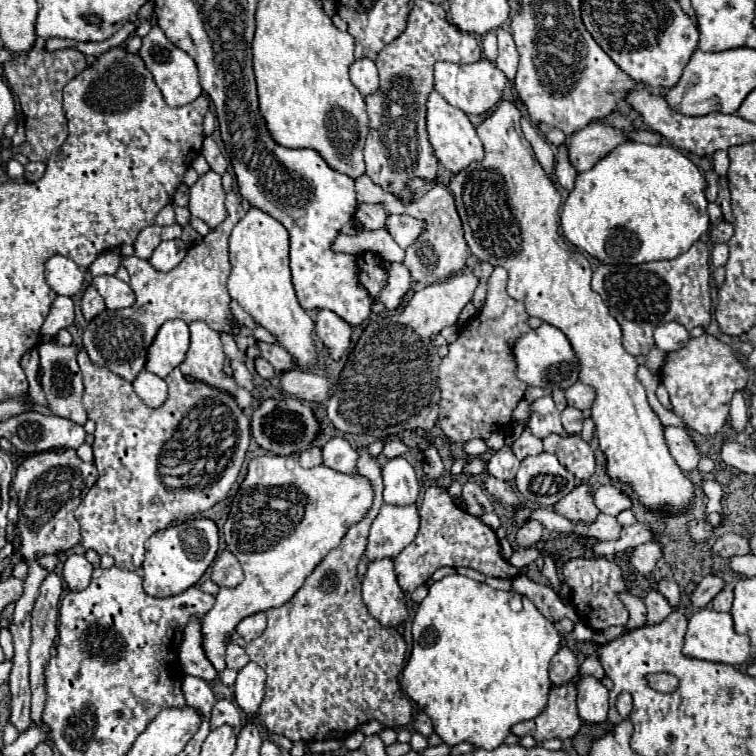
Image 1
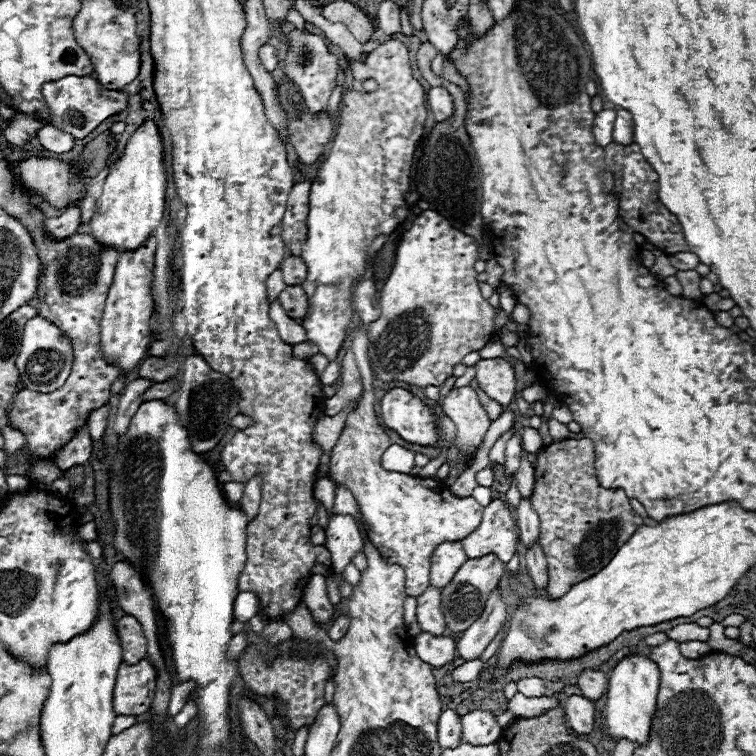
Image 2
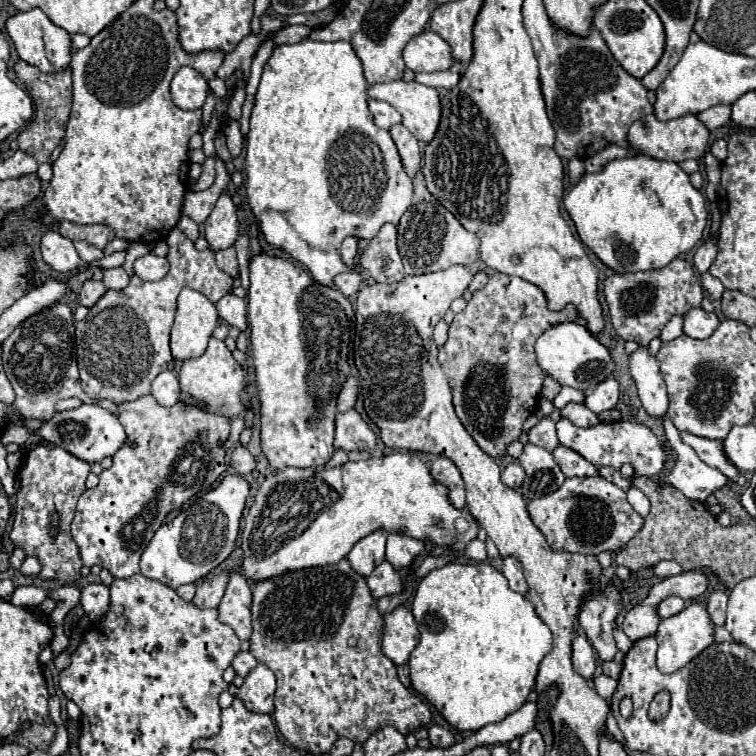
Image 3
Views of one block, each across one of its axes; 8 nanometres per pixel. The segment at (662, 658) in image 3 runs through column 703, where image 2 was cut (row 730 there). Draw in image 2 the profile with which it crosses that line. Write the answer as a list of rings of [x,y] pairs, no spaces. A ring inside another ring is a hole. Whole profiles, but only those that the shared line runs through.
[[[628,656],[614,668],[608,680],[606,710],[604,710],[604,728],[612,742],[626,738],[638,746],[648,744],[652,718],[656,712],[658,686],[660,686],[660,670],[646,656]]]

